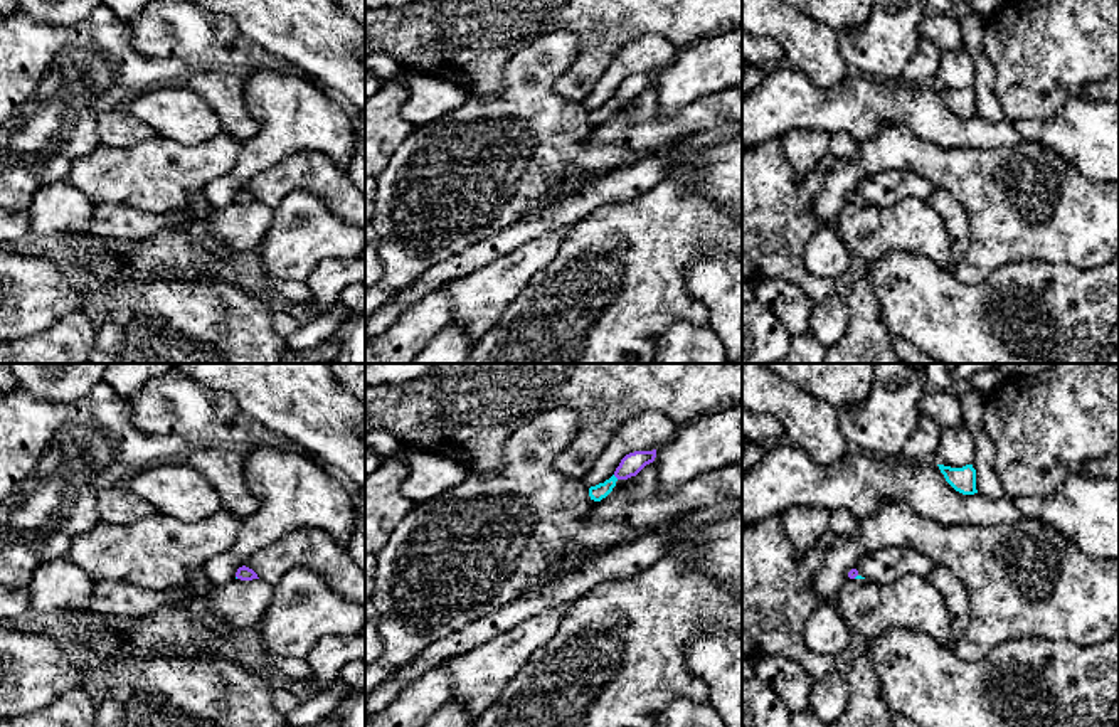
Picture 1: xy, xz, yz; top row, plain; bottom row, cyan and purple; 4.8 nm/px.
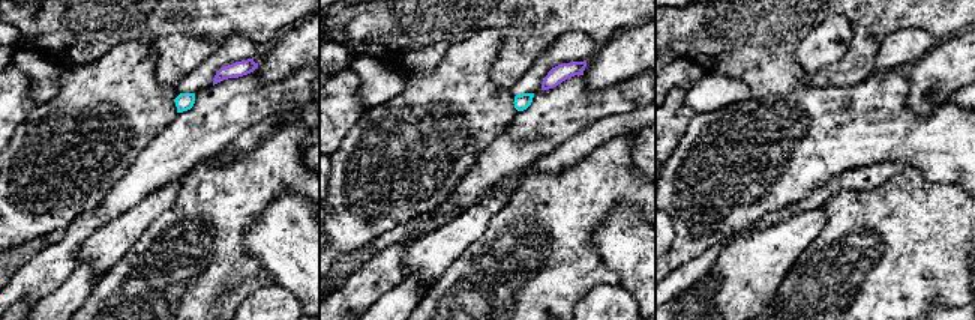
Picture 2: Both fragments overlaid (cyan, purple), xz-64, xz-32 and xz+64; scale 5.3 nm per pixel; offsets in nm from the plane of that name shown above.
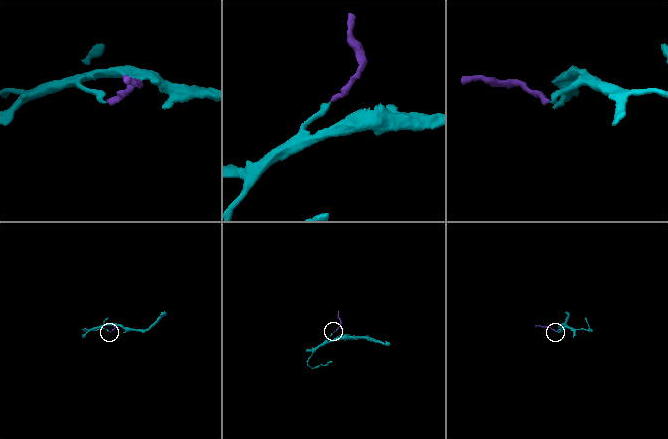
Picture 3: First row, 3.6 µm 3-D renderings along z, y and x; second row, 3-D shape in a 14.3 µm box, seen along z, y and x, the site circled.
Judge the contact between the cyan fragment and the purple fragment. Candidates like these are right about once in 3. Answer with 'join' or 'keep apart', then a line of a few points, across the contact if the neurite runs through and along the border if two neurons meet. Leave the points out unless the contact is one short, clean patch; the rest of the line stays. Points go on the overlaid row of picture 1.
join; line xz (601, 490), (615, 477), (633, 463)

